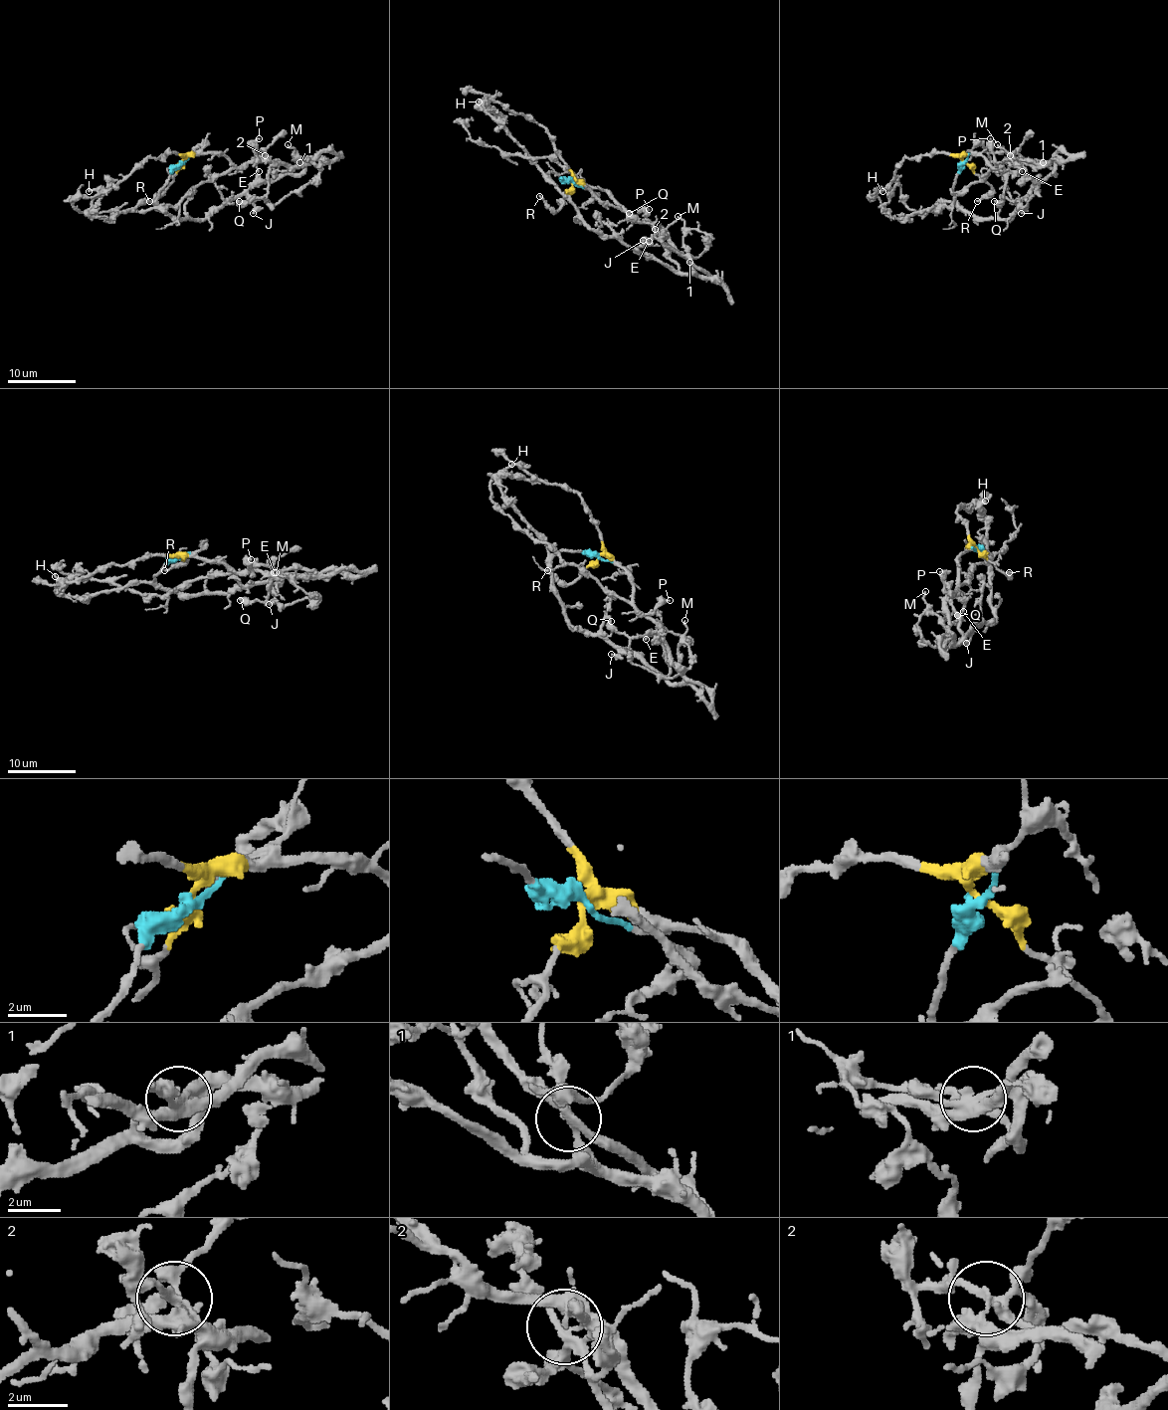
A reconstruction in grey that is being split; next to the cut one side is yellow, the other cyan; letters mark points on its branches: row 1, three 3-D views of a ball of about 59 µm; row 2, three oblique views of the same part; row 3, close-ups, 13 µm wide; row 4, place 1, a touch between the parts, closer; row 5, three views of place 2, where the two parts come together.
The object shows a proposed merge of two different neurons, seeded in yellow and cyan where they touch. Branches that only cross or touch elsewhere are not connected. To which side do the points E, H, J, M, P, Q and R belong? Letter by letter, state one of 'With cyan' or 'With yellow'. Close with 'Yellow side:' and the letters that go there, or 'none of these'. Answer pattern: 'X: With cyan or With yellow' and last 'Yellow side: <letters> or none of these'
E: With cyan
H: With yellow
J: With cyan
M: With cyan
P: With cyan
Q: With yellow
R: With yellow
Yellow side: H, Q, R

